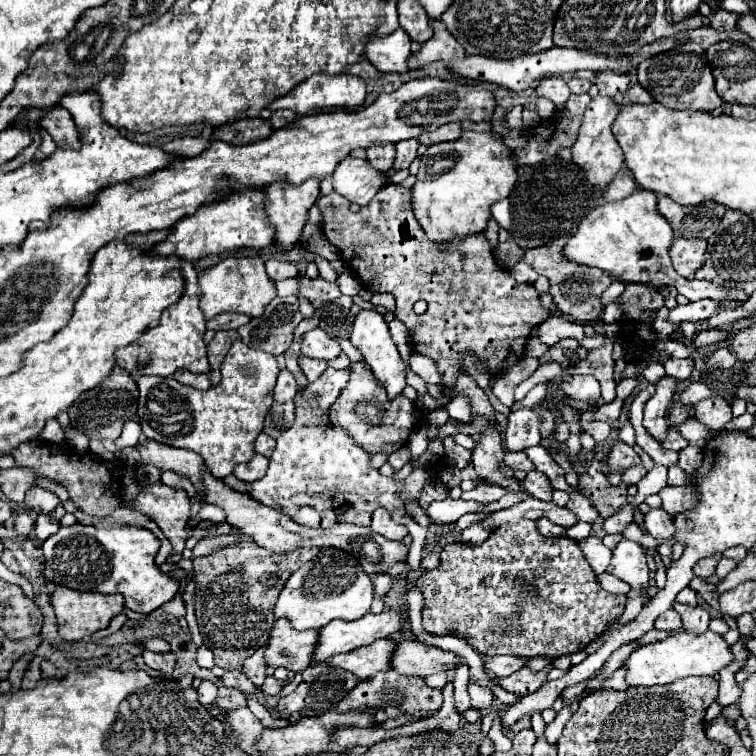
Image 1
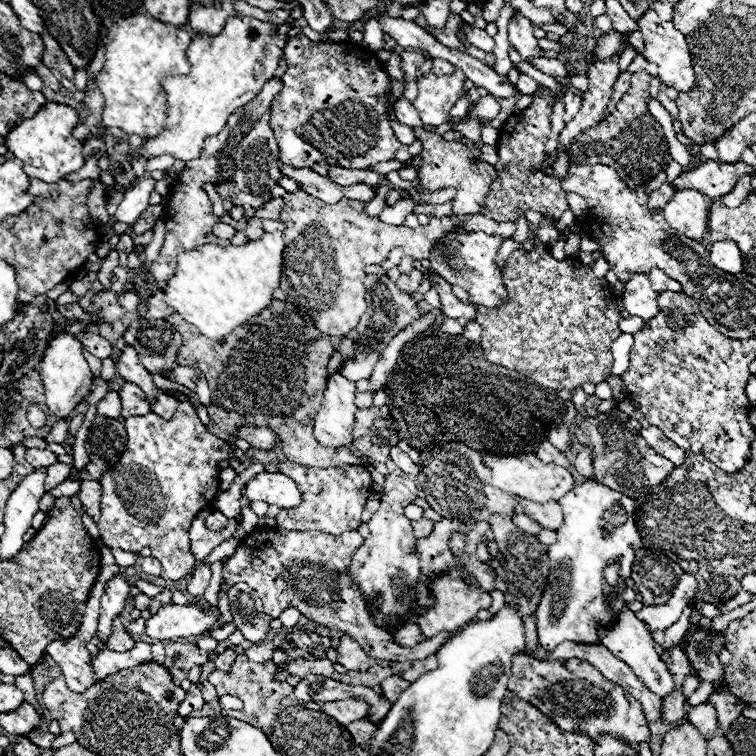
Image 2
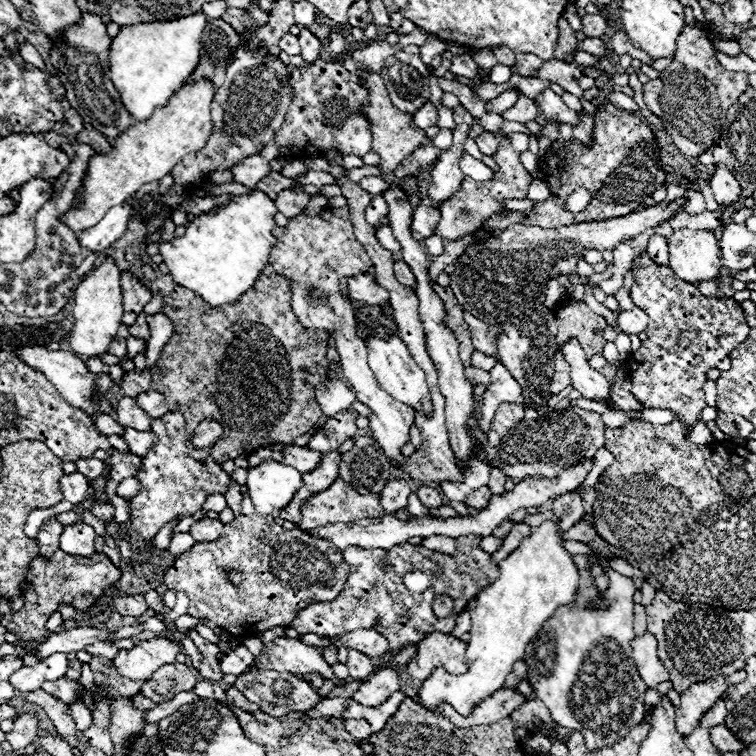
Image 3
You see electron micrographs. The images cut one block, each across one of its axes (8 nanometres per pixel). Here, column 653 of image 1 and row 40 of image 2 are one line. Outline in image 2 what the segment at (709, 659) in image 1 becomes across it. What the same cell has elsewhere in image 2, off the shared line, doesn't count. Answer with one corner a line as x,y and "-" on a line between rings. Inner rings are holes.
648,10
640,20
640,32
644,40
644,54
650,62
658,64
658,78
664,86
674,88
676,92
690,92
696,86
696,74
692,70
690,50
686,44
686,38
680,30
674,28
672,22
662,22
654,10

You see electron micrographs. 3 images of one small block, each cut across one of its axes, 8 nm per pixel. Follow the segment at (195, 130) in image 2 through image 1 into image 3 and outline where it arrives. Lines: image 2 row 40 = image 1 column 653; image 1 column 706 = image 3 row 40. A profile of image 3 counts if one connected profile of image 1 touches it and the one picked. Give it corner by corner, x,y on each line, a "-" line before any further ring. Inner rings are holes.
286,34
286,36
280,40
280,50
284,50
288,56
298,56
298,54
300,54
298,36
294,36
294,34

